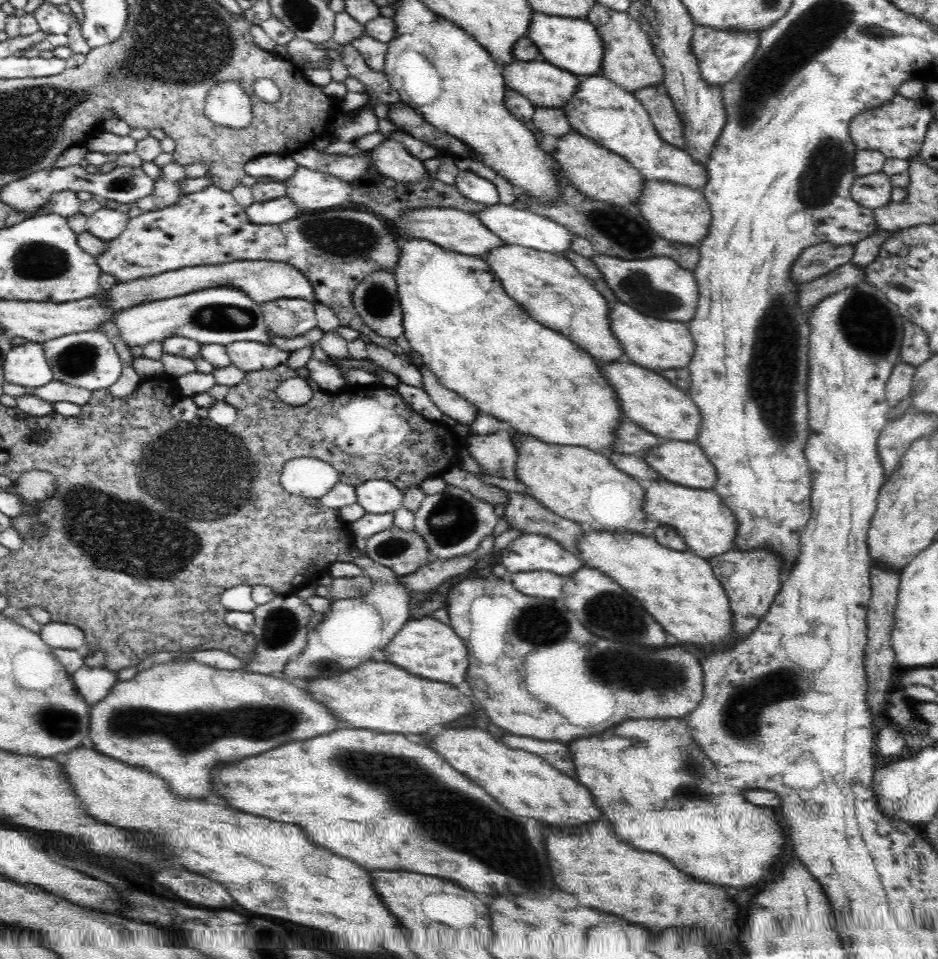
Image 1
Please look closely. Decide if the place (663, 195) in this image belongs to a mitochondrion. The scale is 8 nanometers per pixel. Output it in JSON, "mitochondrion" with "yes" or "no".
{"mitochondrion":"no"}

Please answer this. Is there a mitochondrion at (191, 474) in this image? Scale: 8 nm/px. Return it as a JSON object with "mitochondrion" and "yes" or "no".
{"mitochondrion":"yes"}

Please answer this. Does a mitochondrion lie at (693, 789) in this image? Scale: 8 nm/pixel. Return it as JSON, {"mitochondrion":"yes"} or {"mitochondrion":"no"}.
{"mitochondrion":"yes"}

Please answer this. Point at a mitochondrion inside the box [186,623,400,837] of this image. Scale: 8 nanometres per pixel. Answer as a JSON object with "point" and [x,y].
{"point":[321,665]}

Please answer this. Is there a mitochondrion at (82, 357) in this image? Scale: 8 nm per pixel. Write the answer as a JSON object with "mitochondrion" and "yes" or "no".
{"mitochondrion":"yes"}

